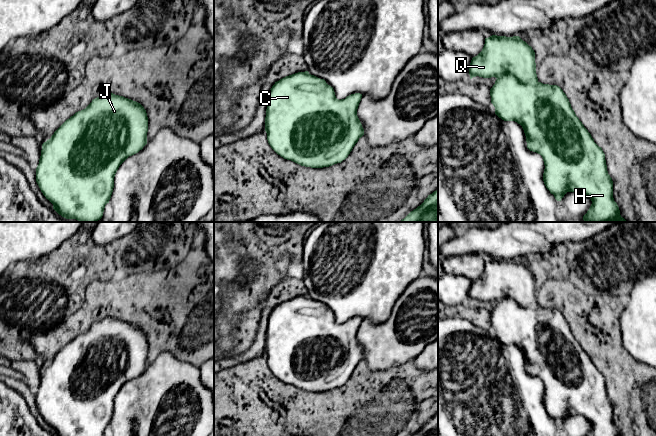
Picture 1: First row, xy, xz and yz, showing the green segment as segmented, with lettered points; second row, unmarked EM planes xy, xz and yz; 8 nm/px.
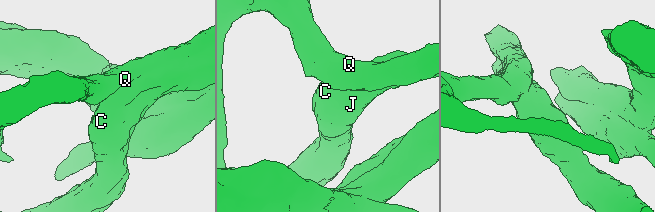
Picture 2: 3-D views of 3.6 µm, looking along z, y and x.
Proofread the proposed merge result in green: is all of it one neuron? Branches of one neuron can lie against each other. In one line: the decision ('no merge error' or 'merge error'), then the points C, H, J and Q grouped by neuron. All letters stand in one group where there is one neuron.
no merge error; groups C H J Q

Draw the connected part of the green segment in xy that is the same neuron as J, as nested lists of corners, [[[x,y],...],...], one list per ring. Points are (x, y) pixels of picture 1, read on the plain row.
[[[105,317],[92,324],[92,326],[83,334],[76,336],[67,343],[48,363],[42,368],[41,380],[39,388],[36,392],[36,406],[43,419],[53,428],[56,436],[104,436],[105,429],[109,427],[113,412],[114,401],[119,390],[129,381],[140,374],[147,368],[148,341],[144,331],[131,323],[113,317]]]

